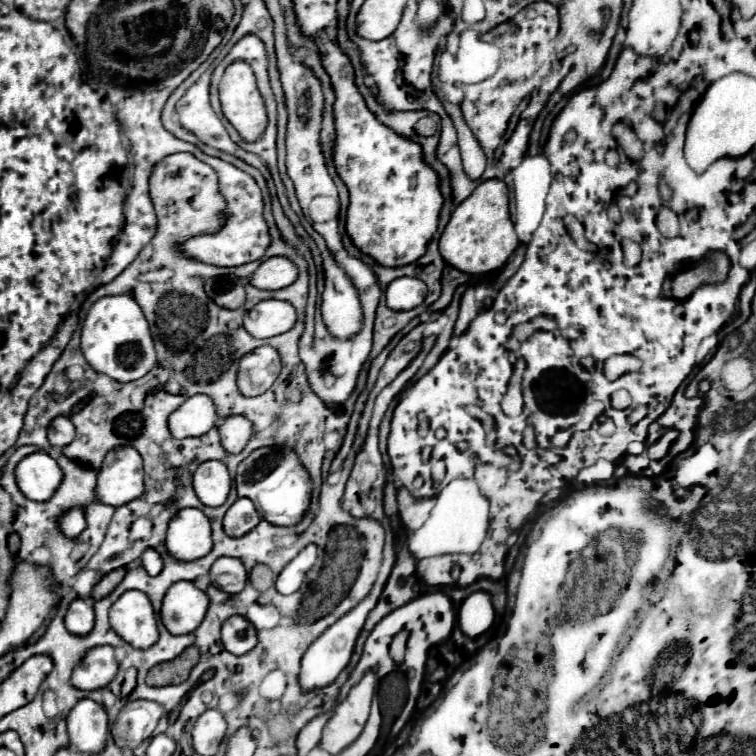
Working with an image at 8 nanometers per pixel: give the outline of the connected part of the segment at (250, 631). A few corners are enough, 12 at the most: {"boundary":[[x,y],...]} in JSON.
{"boundary":[[243,616],[223,622],[221,640],[231,654],[257,644],[257,630]]}

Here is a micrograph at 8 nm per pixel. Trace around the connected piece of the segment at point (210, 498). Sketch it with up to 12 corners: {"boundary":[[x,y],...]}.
{"boundary":[[203,462],[193,488],[205,506],[221,506],[231,490],[223,462]]}

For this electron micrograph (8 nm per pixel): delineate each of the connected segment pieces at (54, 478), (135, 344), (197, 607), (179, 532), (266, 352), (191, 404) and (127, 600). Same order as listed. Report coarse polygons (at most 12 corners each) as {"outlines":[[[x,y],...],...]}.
{"outlines":[[[47,452],[25,456],[15,468],[29,500],[49,500],[61,468]],[[131,294],[103,296],[81,328],[95,372],[139,380],[157,362]],[[181,580],[167,590],[161,620],[175,636],[205,618],[207,594]],[[197,508],[179,510],[165,546],[191,562],[211,550],[211,526]],[[259,346],[239,362],[237,386],[259,396],[281,372],[275,348]],[[205,394],[169,416],[173,438],[203,436],[219,422]],[[139,590],[113,602],[109,624],[133,648],[159,638],[153,606]]]}

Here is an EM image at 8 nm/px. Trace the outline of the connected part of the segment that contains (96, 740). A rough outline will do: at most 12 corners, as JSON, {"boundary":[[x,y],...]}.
{"boundary":[[83,698],[67,714],[71,746],[105,748],[109,726],[101,704]]}

